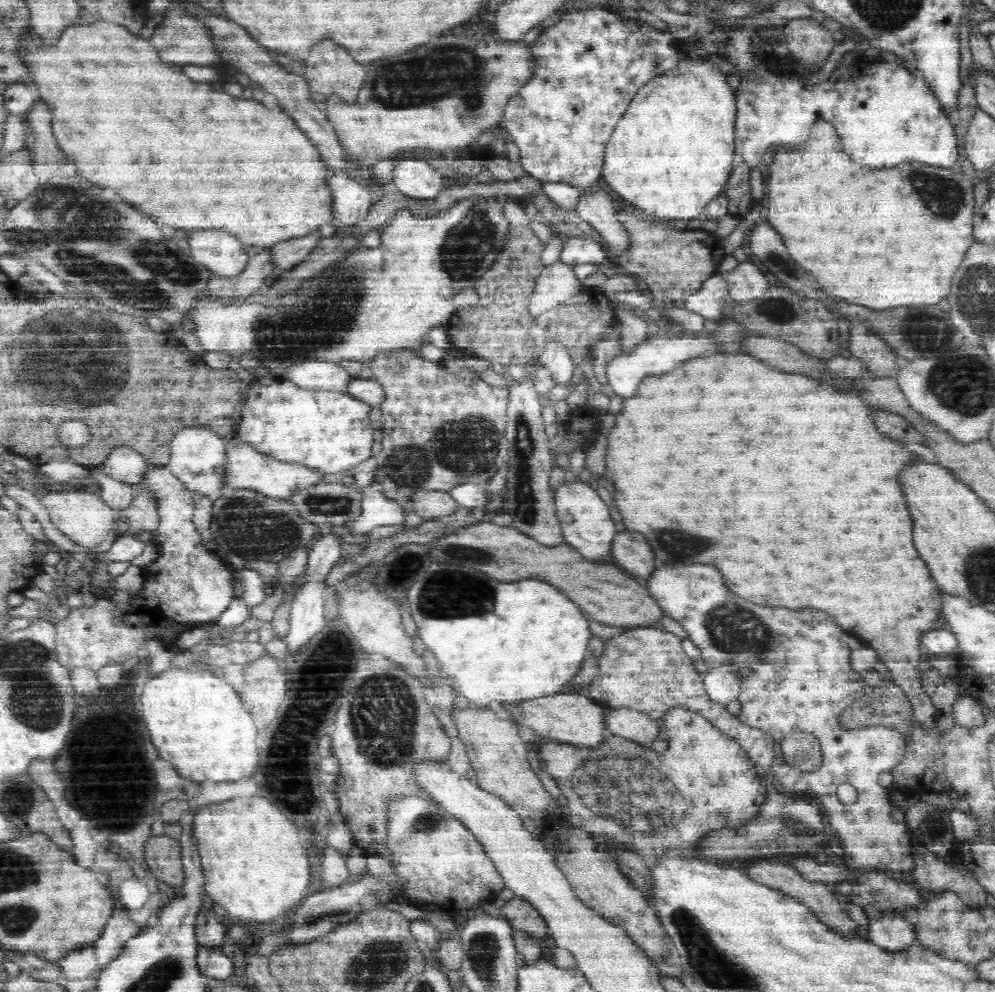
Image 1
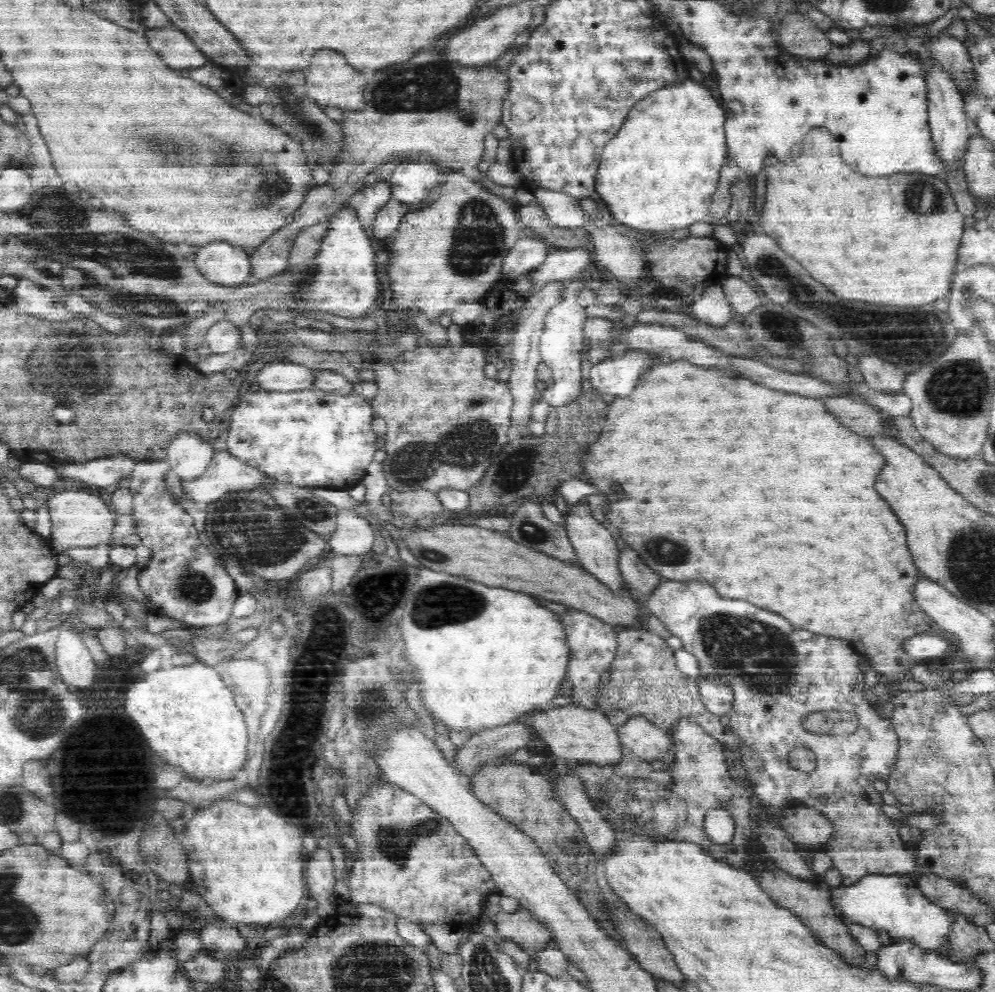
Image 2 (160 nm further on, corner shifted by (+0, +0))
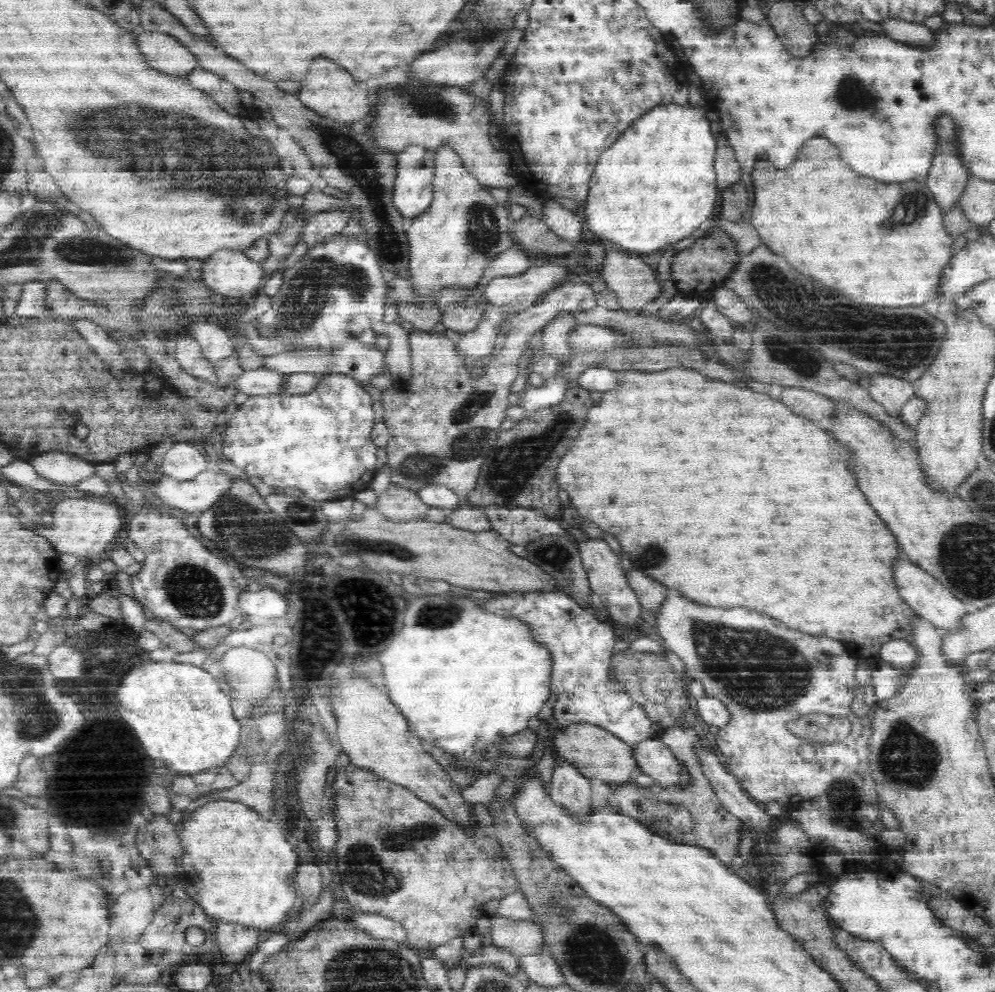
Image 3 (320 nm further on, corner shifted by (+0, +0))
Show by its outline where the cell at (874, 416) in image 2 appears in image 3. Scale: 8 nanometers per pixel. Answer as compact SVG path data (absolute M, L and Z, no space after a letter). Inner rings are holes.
M783 387L779 392L780 402L784 402L794 414L808 420L830 420L838 402L828 396L803 388Z

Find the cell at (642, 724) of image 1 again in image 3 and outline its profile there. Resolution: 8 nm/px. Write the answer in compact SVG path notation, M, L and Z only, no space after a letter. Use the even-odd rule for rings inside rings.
M646 738L636 743L632 756L639 769L658 786L680 786L682 765L660 738Z

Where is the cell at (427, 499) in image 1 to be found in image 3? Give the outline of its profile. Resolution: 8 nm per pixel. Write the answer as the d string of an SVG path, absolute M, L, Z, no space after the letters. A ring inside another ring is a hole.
M394 484L378 494L375 507L392 522L422 519L430 508L418 498L416 491L399 488Z

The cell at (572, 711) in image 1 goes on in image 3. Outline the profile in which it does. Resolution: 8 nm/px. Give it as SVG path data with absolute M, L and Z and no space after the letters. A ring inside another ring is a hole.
M570 723L574 723L574 726L570 726L566 732L558 732L556 738L552 736L552 744L556 746L558 754L562 756L561 760L574 765L580 771L580 774L589 780L596 778L596 780L602 780L602 782L617 782L622 786L622 782L628 782L632 778L632 772L637 767L632 756L633 747L596 723Z

